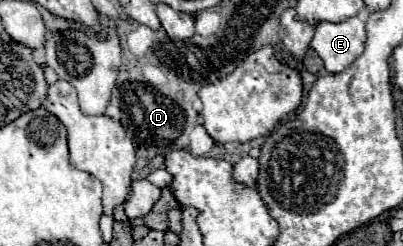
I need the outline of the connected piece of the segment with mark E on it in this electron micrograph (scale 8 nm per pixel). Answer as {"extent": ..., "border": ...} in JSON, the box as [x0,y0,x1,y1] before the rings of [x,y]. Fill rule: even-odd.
{"extent":[312,17,366,75],"border":[[[360,17],[344,23],[320,23],[314,31],[312,49],[320,55],[330,75],[346,71],[366,49],[366,25]]]}

